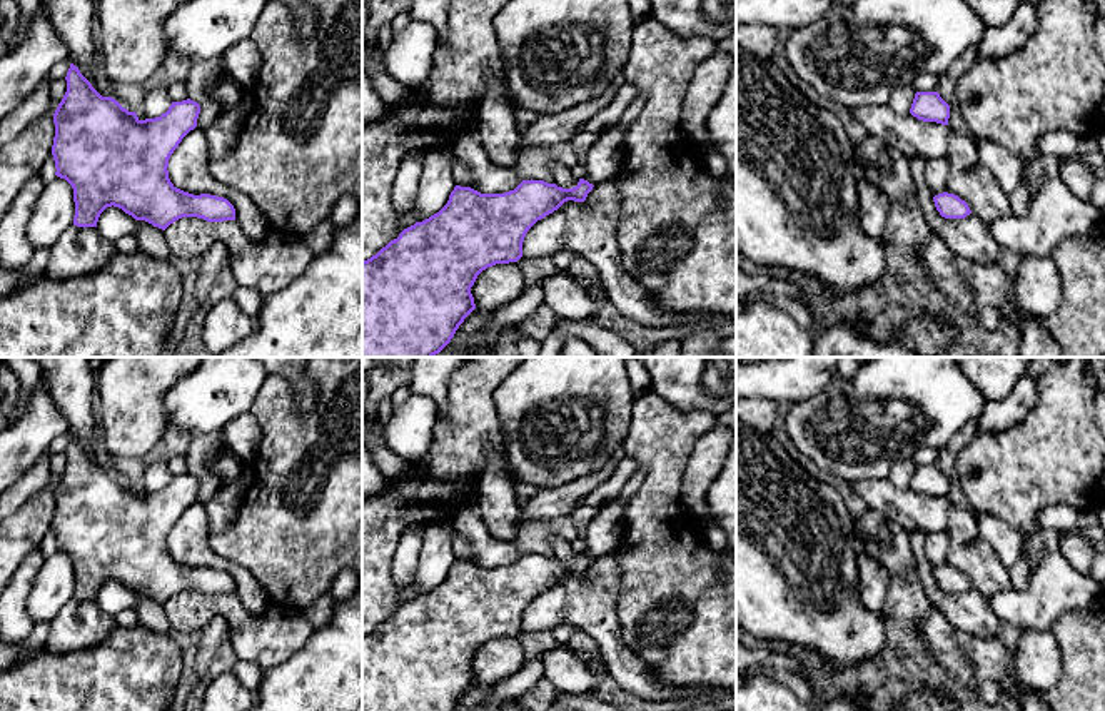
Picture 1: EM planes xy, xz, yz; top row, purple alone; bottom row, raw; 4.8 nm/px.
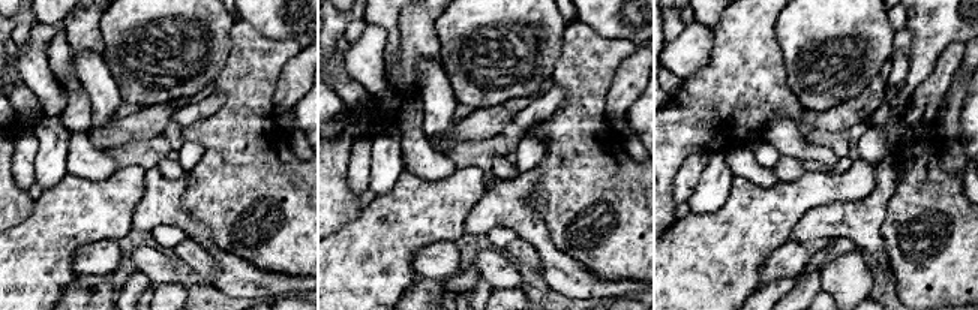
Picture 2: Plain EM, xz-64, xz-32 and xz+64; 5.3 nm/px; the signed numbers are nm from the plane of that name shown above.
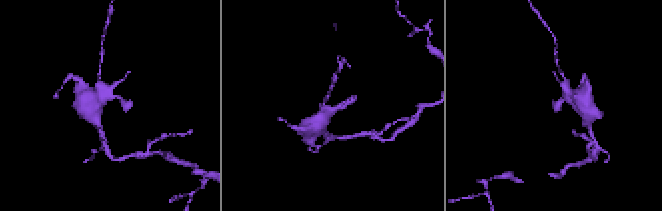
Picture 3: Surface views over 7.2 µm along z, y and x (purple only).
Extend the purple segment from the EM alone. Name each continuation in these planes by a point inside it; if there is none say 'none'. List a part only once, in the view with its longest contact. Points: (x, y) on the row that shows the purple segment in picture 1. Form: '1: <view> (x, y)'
none

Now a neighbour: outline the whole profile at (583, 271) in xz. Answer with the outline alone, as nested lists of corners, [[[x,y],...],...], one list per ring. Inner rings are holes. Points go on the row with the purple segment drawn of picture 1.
[[[576,257],[566,269],[566,274],[586,284],[588,287],[596,290],[601,297],[604,295],[599,272],[591,262],[584,260],[583,257]]]

